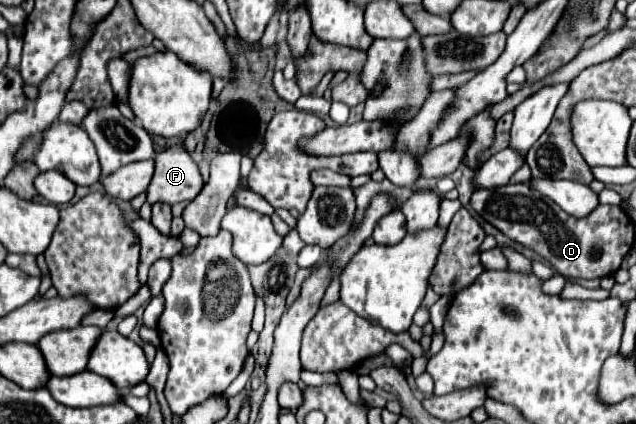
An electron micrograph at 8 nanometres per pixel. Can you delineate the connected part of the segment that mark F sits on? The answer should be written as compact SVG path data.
M177 145L155 157L155 173L147 187L147 203L191 201L203 187L201 173L189 153Z

